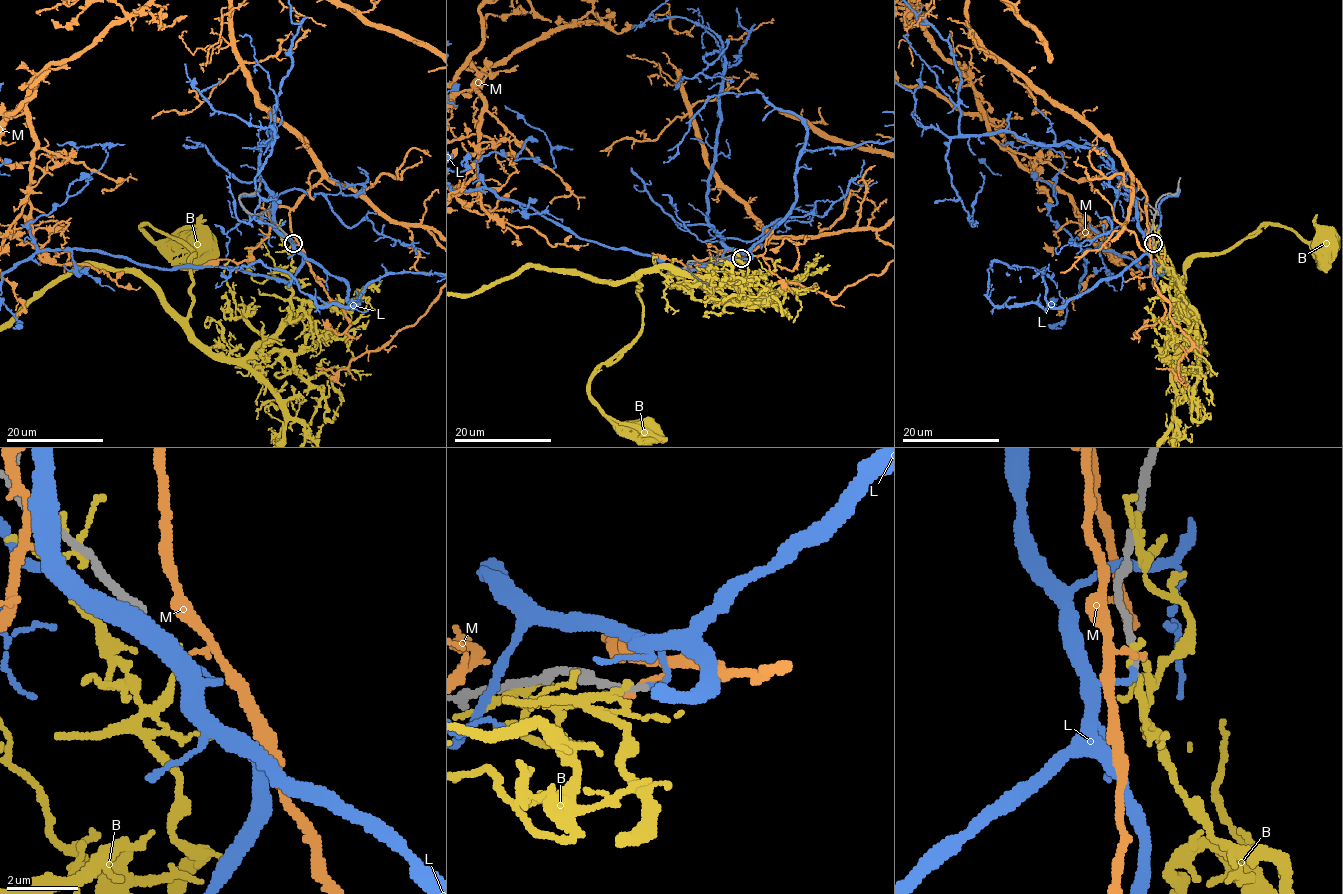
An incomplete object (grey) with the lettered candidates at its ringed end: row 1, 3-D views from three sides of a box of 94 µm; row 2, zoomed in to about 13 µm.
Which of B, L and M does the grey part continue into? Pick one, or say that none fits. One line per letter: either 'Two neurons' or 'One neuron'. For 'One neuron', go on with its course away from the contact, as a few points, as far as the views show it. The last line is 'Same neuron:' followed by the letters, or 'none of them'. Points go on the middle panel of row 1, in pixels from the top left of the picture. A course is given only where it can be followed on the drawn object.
B: Two neurons
L: Two neurons
M: Two neurons
Same neuron: none of them

